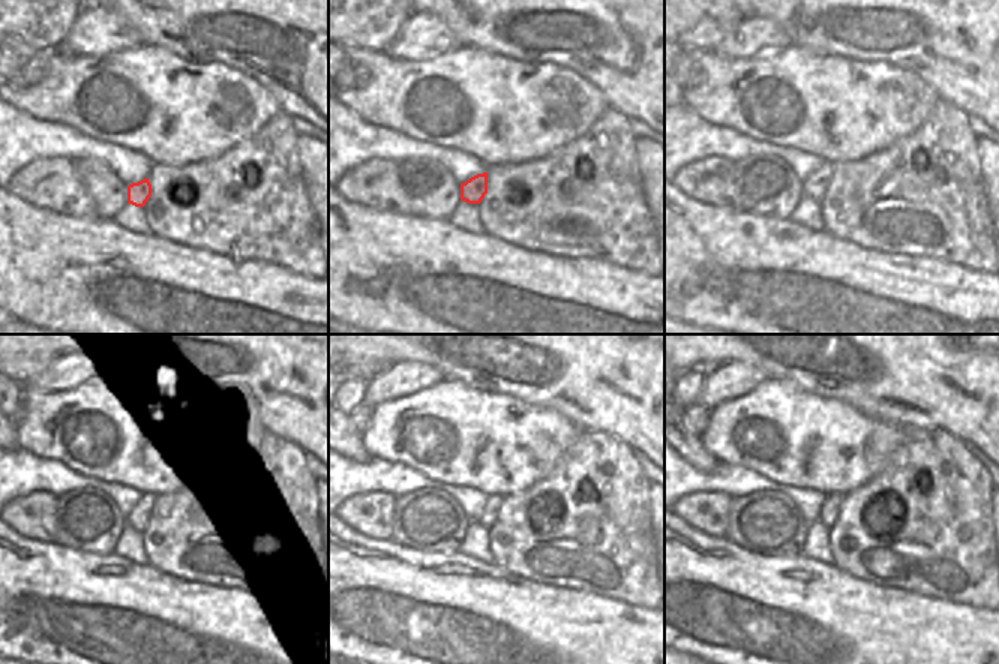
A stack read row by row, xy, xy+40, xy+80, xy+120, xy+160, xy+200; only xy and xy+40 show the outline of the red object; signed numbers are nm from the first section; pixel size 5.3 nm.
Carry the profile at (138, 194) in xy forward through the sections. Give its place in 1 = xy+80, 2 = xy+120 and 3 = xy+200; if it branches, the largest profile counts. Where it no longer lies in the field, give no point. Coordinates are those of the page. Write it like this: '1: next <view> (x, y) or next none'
1: next xy+80 (815, 185)
2: next xy+120 (141, 514)
3: next xy+200 (831, 505)

